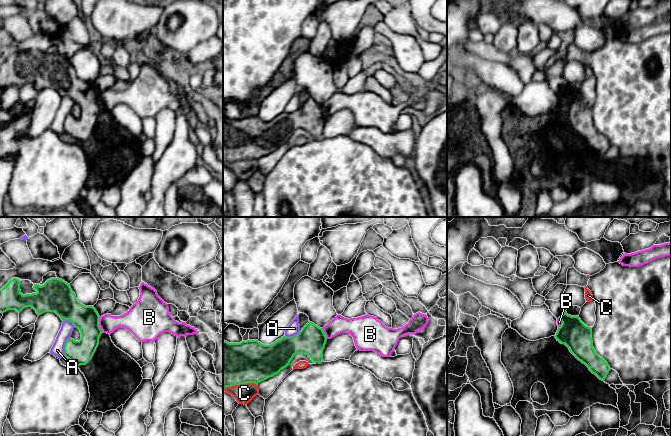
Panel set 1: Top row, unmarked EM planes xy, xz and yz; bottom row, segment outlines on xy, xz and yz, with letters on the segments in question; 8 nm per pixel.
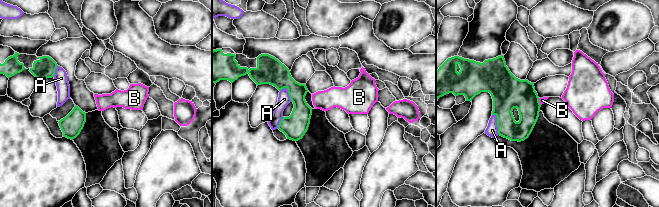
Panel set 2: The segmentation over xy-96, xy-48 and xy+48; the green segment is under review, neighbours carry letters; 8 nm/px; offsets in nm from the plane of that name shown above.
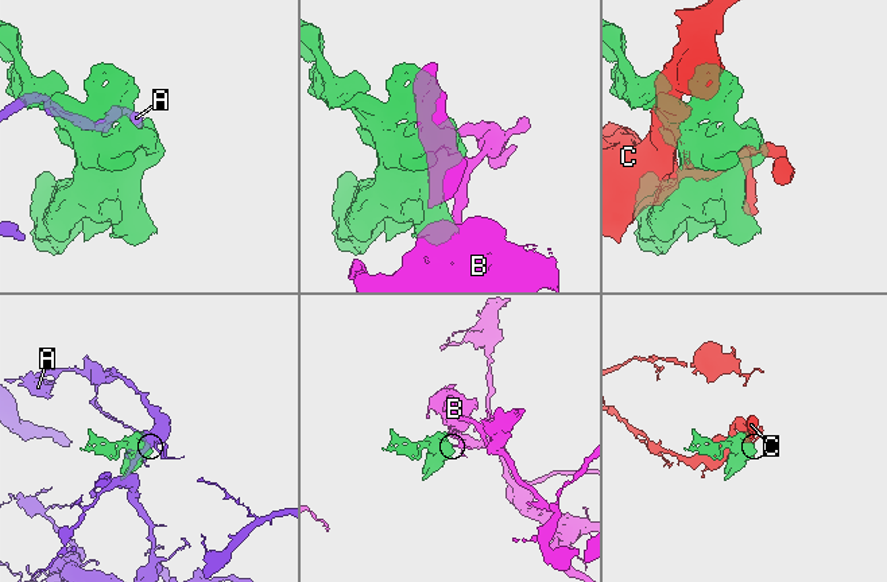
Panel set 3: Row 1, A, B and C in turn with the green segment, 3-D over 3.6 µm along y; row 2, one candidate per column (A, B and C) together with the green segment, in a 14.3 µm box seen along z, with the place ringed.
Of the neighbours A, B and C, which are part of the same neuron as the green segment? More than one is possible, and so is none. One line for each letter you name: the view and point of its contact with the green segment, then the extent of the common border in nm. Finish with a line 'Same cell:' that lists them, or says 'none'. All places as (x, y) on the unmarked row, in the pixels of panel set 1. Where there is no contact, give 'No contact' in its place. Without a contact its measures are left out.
Same cell: none

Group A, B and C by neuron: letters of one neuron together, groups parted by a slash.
A / B / C

